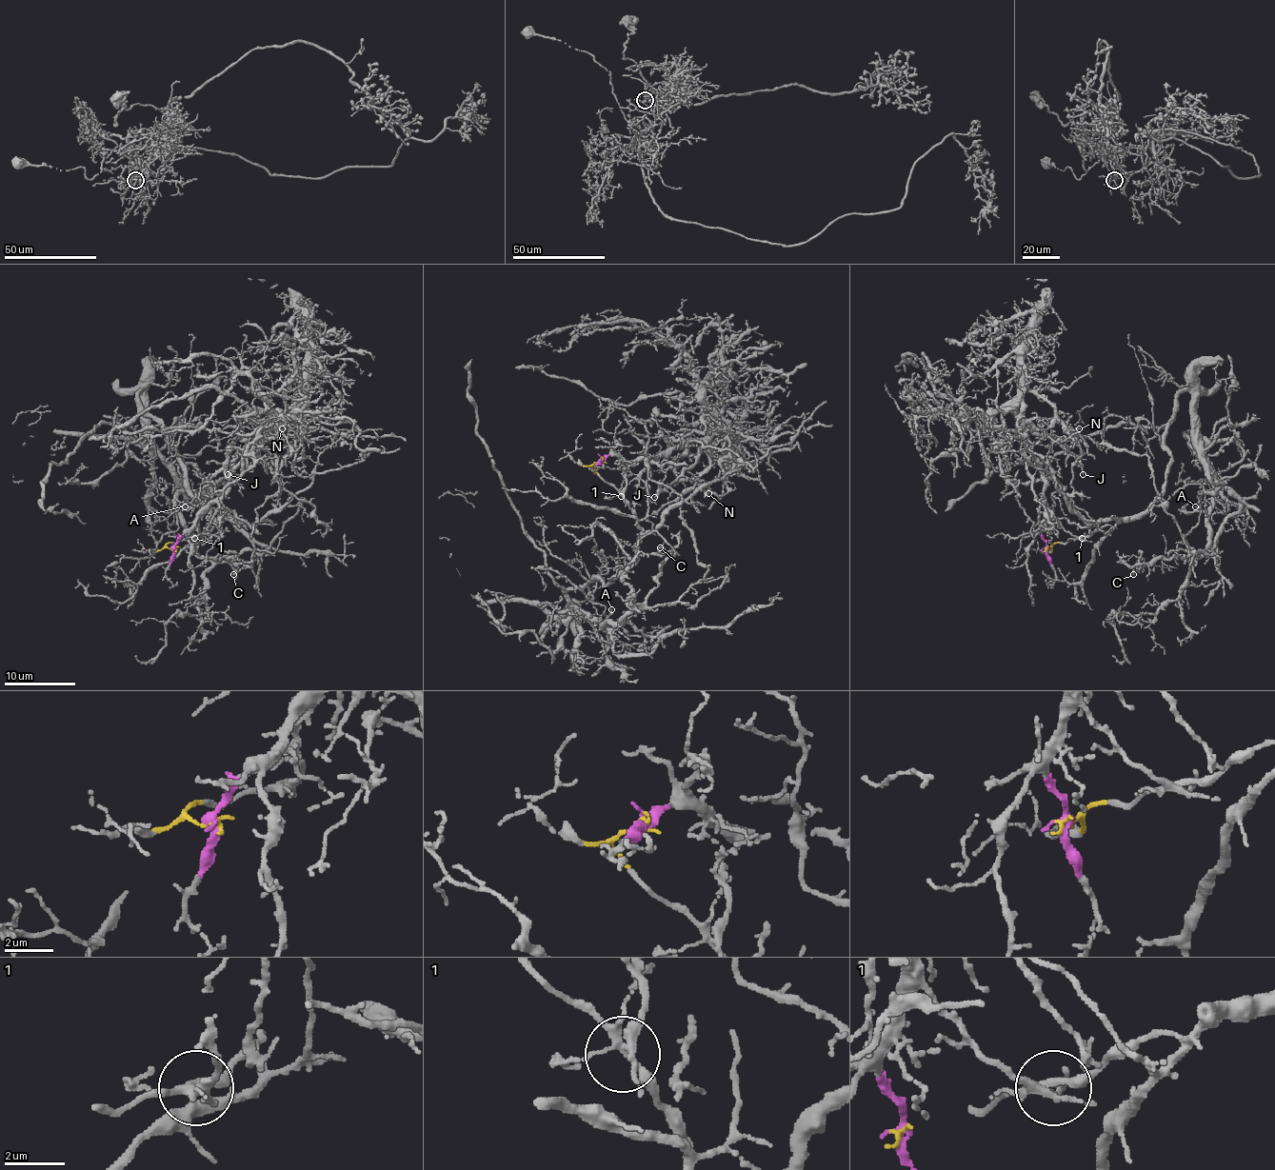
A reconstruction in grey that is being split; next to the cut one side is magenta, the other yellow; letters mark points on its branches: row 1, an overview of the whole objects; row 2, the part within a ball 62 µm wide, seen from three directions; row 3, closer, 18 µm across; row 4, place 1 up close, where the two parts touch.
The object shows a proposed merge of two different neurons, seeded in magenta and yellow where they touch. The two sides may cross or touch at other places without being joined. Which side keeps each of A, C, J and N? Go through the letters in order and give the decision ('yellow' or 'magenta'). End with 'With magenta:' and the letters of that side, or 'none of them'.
A: yellow
C: yellow
J: magenta
N: magenta
With magenta: J, N

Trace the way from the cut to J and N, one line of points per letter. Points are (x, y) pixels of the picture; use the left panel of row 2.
J: (172, 548), (228, 488), (232, 472), (281, 426), (279, 423), (265, 440), (252, 444), (234, 462), (228, 474)
N: (172, 548), (228, 488), (232, 472), (283, 426), (279, 419), (283, 419), (269, 426), (275, 429), (283, 427)

